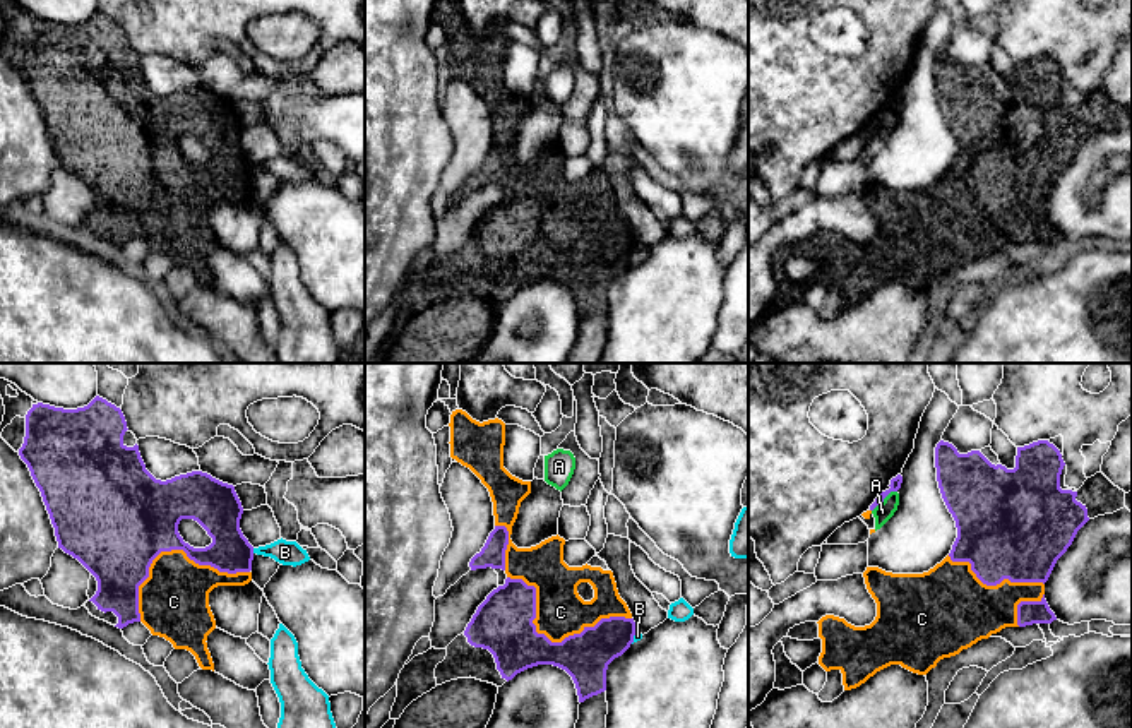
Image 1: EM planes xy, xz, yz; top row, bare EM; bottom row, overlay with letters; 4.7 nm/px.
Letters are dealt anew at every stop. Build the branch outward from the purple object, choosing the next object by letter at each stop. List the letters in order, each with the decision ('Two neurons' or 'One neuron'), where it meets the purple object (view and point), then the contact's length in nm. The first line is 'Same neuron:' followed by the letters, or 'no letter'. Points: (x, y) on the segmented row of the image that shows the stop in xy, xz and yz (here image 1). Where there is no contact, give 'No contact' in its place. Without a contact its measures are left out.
Same neuron: C
A: Two neurons. Touches purple at yz (884, 497). Shared border 160 nm
B: Two neurons. Touches purple at xy (252, 550). Shared border 30 nm
C: One neuron. Touches purple at xz (547, 638). Shared border 600 nm

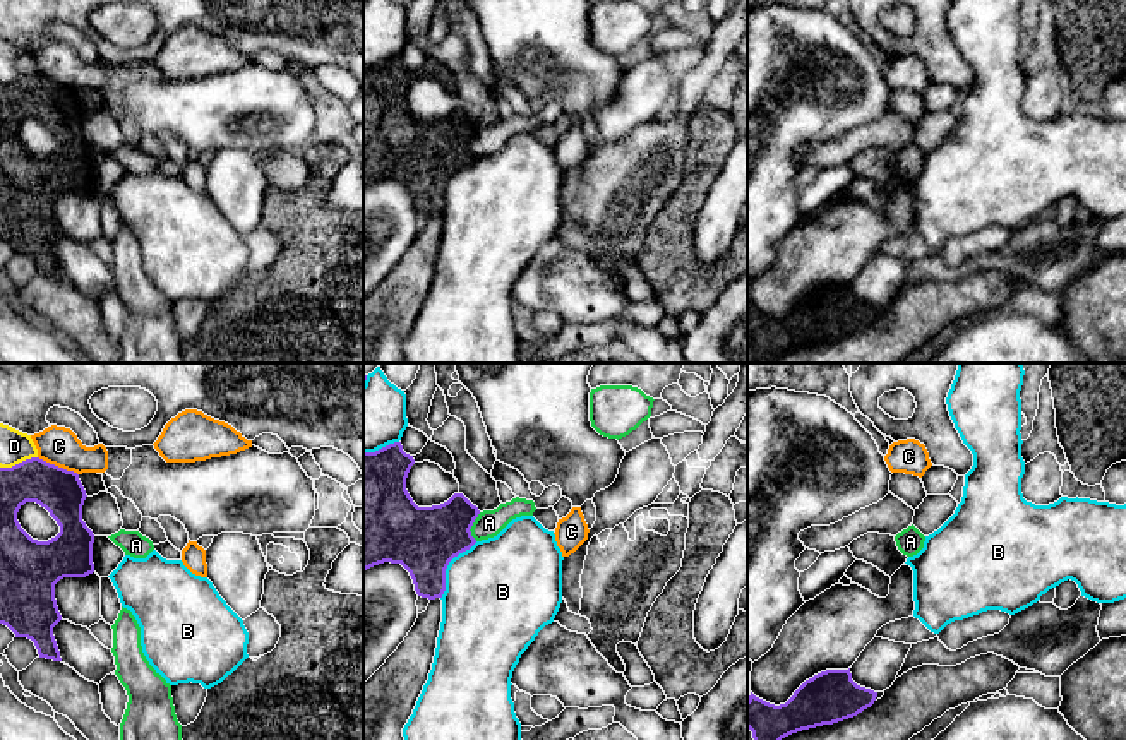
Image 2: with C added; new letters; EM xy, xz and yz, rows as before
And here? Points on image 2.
Same neuron: no letter
A: Two neurons. Touches purple at xz (472, 525). Shared border 140 nm
B: Two neurons. Touches purple at xz (446, 567). Shared border 320 nm
C: Two neurons. Touches purple at xy (57, 466). Shared border 220 nm
D: Two neurons. Touches purple at xy (19, 463). Shared border 190 nm

